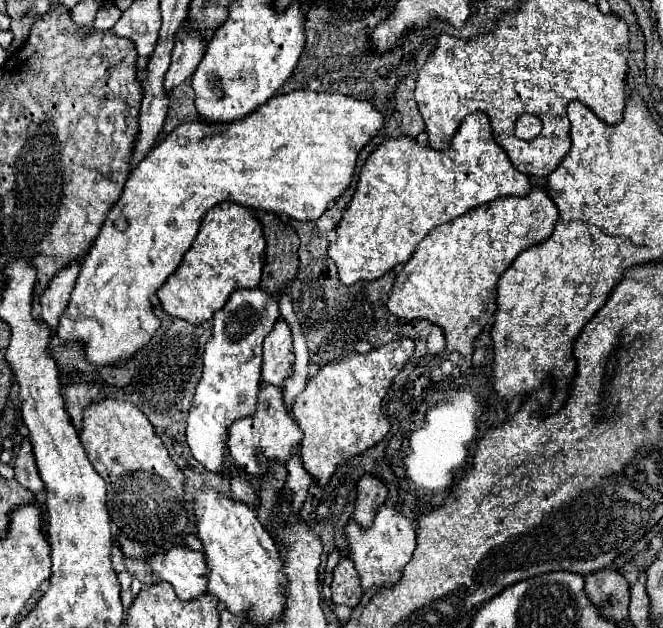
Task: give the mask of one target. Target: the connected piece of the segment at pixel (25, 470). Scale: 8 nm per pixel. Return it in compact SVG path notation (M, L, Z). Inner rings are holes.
M22 439L22 447L18 451L16 463L14 463L14 471L16 471L16 481L20 485L24 485L26 489L30 489L32 493L36 493L36 497L40 501L44 501L44 483L38 475L38 467L34 463L34 453L32 453L32 445L28 439Z

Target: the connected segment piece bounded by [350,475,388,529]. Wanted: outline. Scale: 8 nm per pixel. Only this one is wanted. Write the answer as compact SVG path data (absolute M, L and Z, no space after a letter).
M364 475L358 481L358 497L356 497L356 507L350 515L350 519L354 523L358 523L362 529L368 529L374 521L374 515L378 511L378 507L386 501L386 487L372 475Z

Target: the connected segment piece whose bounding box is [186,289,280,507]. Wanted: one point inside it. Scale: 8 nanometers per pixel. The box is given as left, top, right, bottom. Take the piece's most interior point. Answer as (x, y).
(230, 382)

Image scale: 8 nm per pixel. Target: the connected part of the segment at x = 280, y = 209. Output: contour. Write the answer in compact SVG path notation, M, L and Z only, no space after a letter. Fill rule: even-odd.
M314 91L278 93L242 121L192 121L178 125L132 169L120 201L108 213L100 235L82 261L76 287L60 317L56 337L62 343L78 341L94 367L112 367L128 361L158 331L160 319L154 315L150 297L180 265L184 253L198 235L202 217L208 209L228 199L298 221L318 221L328 209L328 203L348 191L358 153L382 129L384 117L372 103L340 93Z

